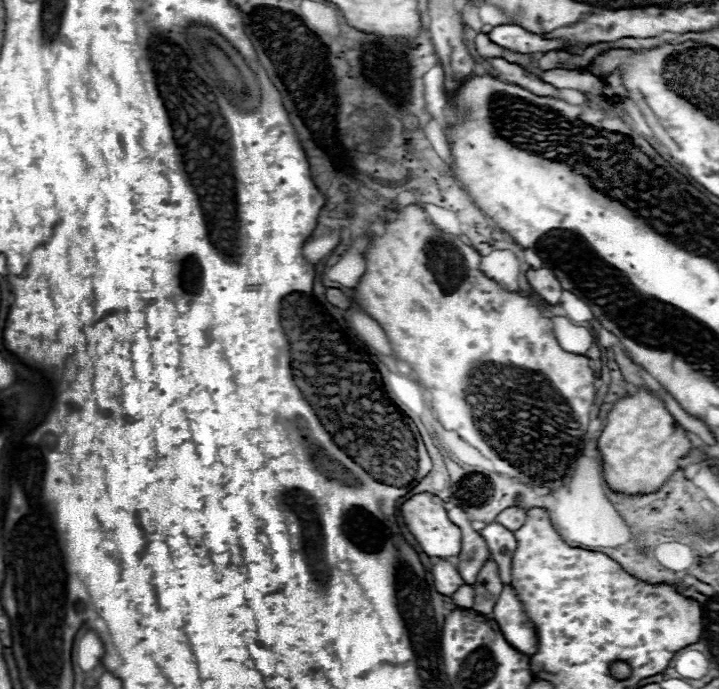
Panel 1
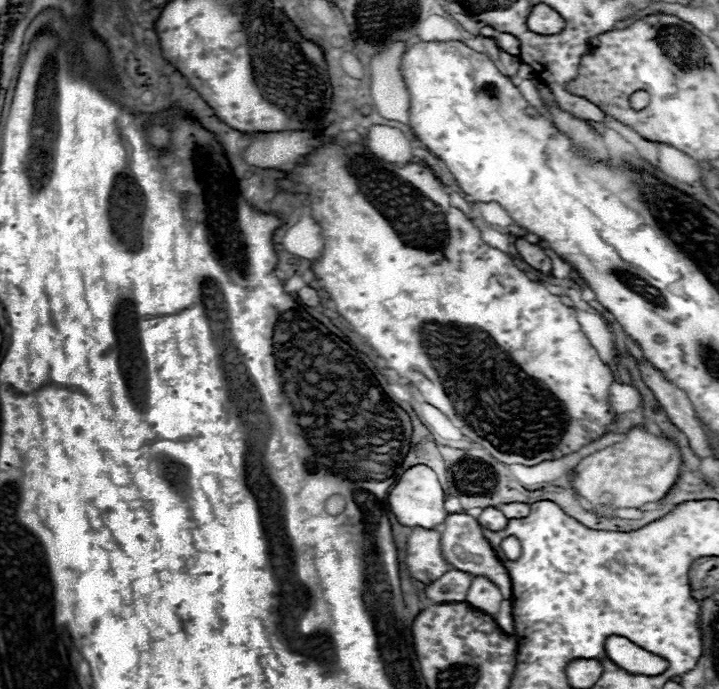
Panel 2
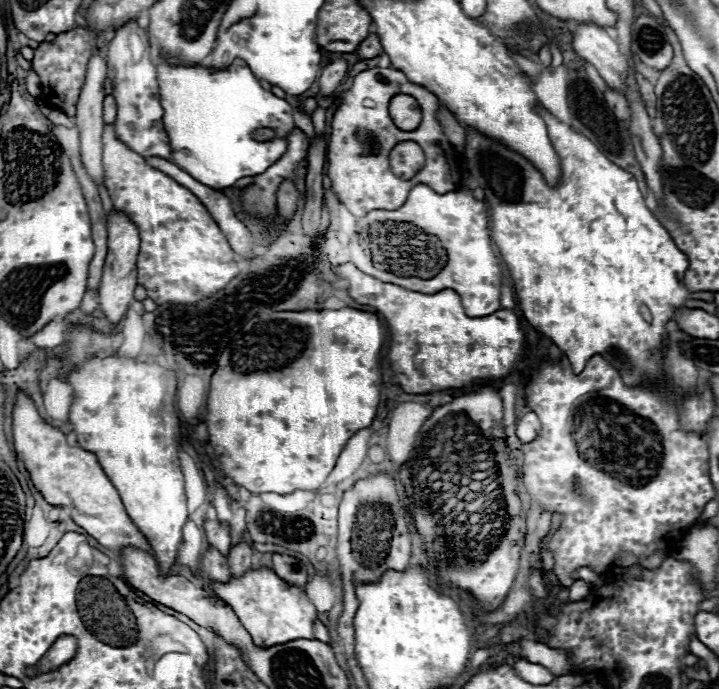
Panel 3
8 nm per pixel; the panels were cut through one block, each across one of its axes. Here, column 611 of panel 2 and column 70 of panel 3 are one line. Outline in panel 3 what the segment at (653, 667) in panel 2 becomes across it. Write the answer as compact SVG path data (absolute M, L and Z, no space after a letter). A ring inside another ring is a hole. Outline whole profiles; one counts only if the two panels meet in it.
M62 636L54 642L50 652L46 652L46 656L40 659L35 668L41 673L50 668L58 668L66 660L70 660L70 656L74 656L74 652L76 652L76 640L72 636Z

